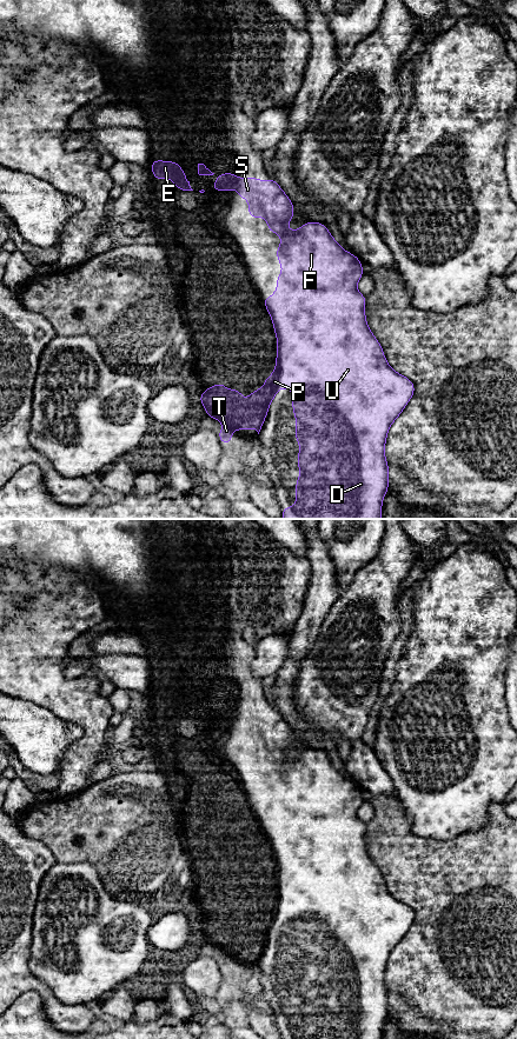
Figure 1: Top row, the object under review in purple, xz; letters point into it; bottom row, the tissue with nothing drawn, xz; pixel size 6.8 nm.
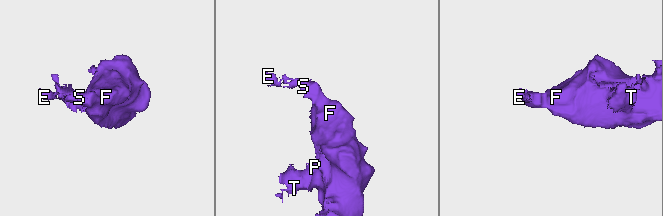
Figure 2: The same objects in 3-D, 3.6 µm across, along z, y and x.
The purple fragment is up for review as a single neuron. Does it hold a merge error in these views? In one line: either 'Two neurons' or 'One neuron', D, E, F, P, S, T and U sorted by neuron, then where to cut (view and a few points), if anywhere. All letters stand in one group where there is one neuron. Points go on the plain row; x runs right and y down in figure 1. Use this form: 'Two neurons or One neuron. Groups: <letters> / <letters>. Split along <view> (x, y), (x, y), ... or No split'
Two neurons. Groups: D F P S T U / E. Split along xz (237, 706), (234, 714)

